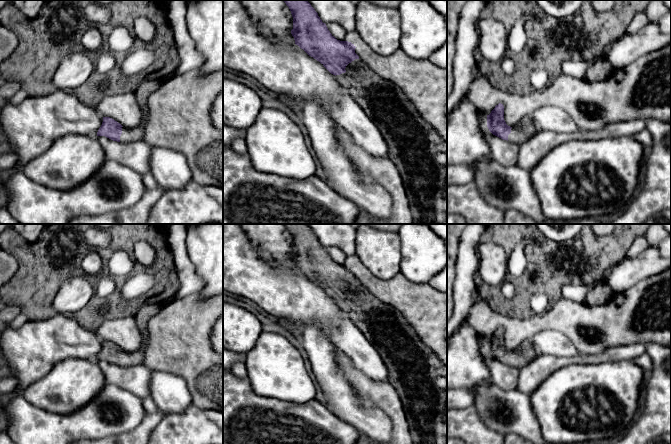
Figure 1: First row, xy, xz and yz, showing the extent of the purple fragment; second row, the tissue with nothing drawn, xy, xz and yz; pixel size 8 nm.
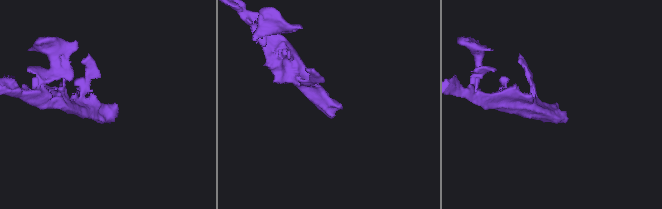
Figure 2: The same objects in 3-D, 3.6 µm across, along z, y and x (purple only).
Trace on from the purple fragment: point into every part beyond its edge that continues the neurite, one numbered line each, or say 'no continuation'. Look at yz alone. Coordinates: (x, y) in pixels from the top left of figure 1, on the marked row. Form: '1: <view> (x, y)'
1: yz (525, 129)

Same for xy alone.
1: xy (129, 135)

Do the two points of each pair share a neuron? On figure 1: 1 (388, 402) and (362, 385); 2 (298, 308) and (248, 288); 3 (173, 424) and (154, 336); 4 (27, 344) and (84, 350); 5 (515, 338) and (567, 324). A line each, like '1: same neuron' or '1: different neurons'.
1: same neuron
2: same neuron
3: different neurons
4: same neuron
5: same neuron

